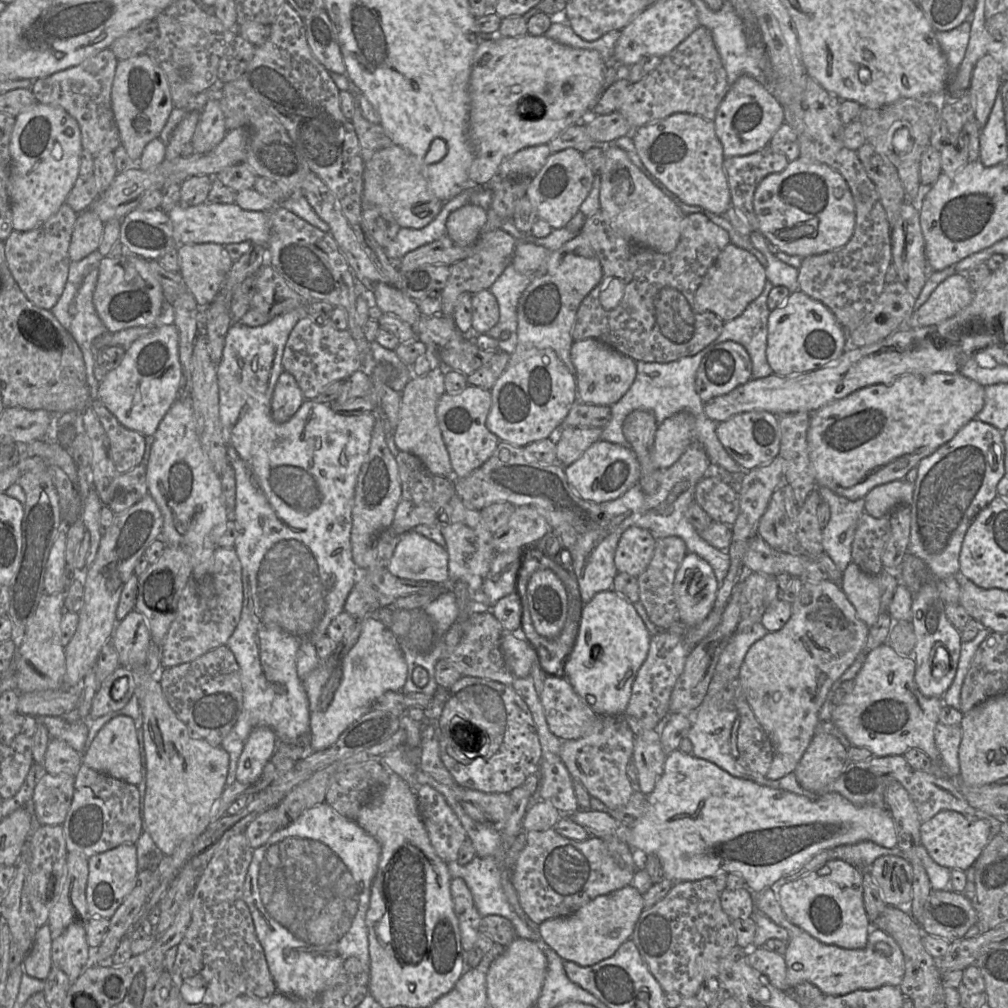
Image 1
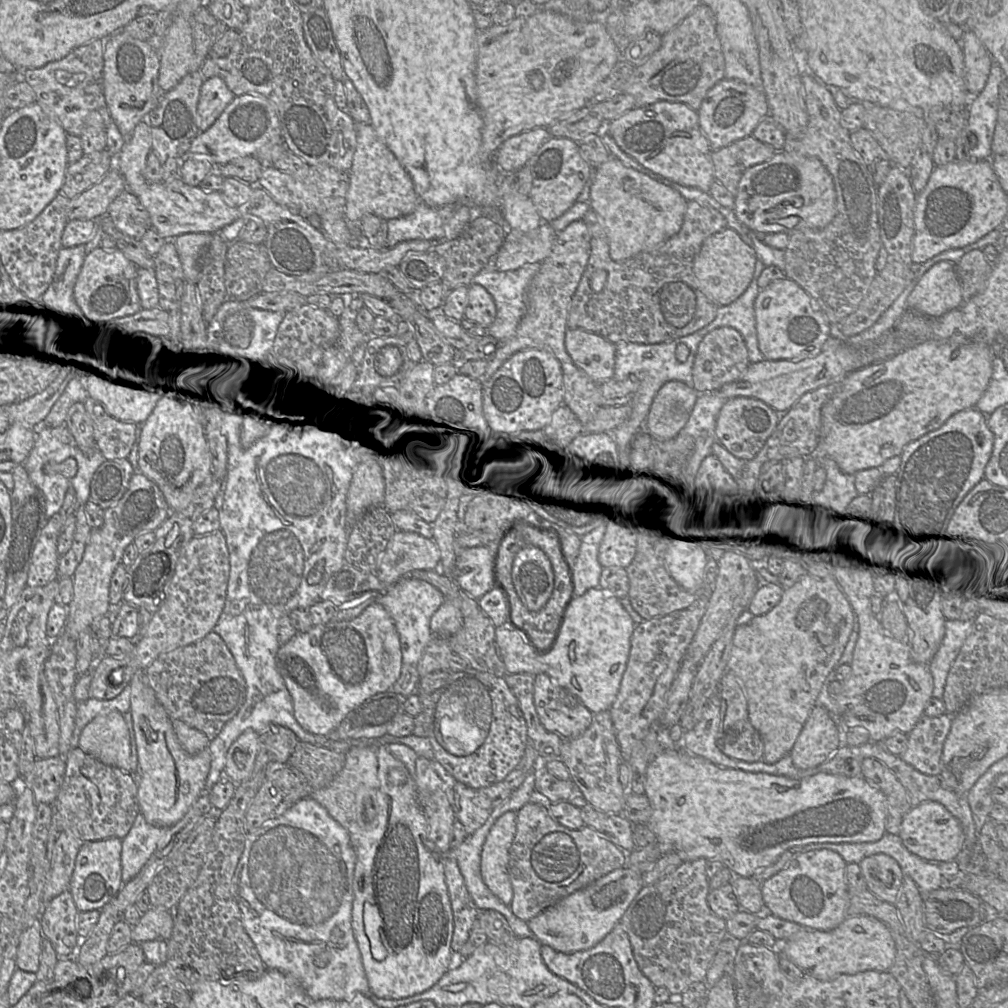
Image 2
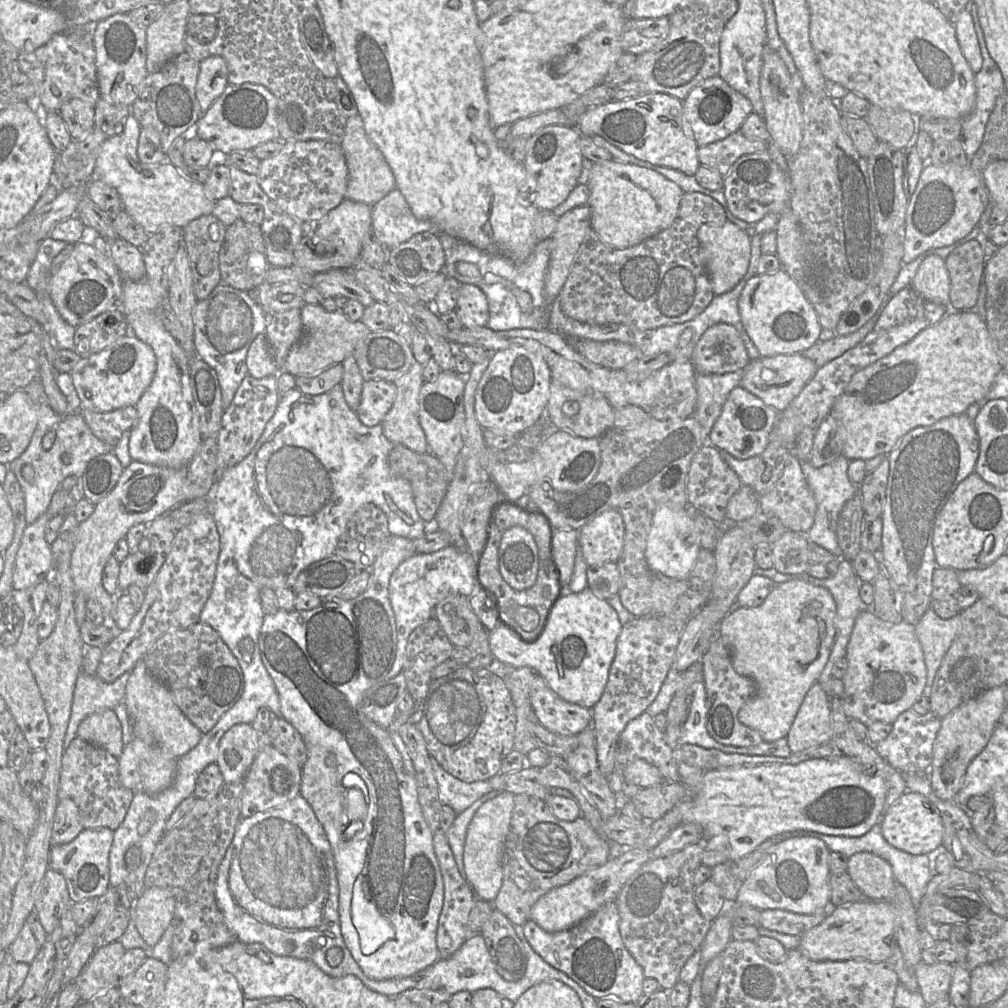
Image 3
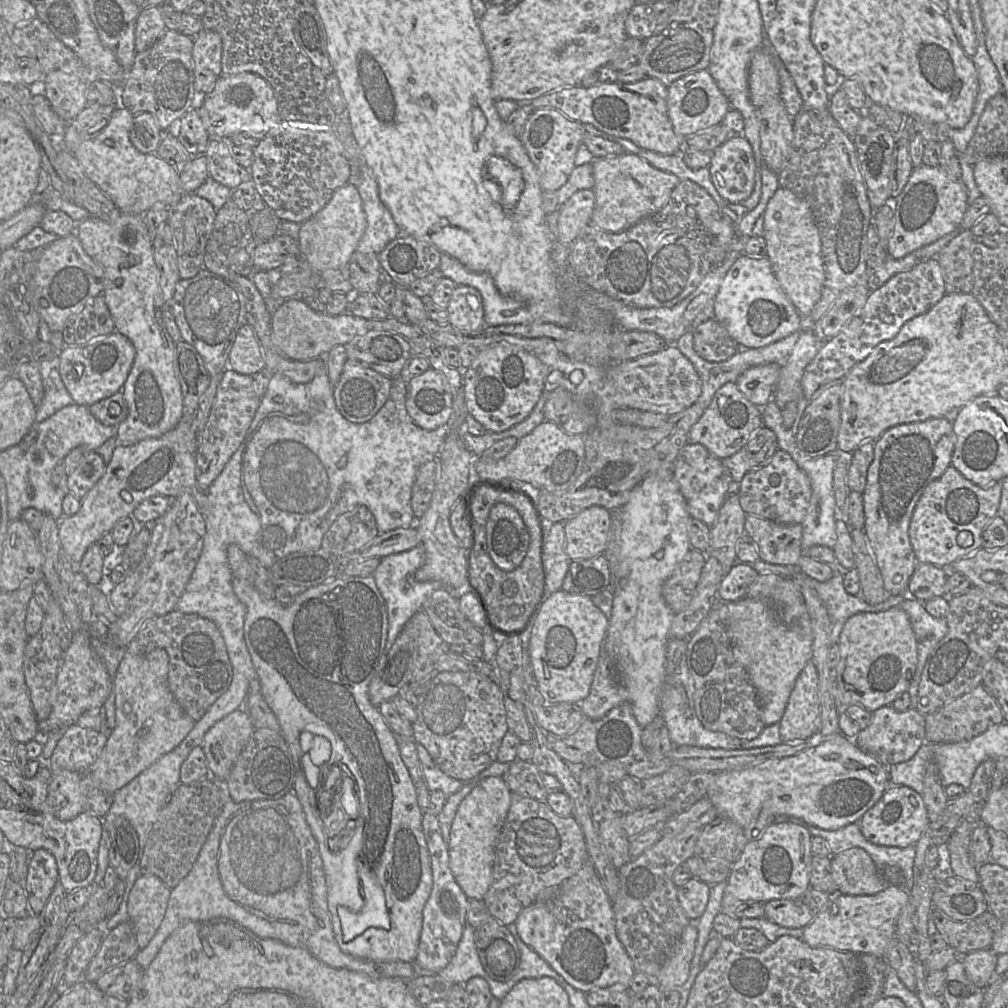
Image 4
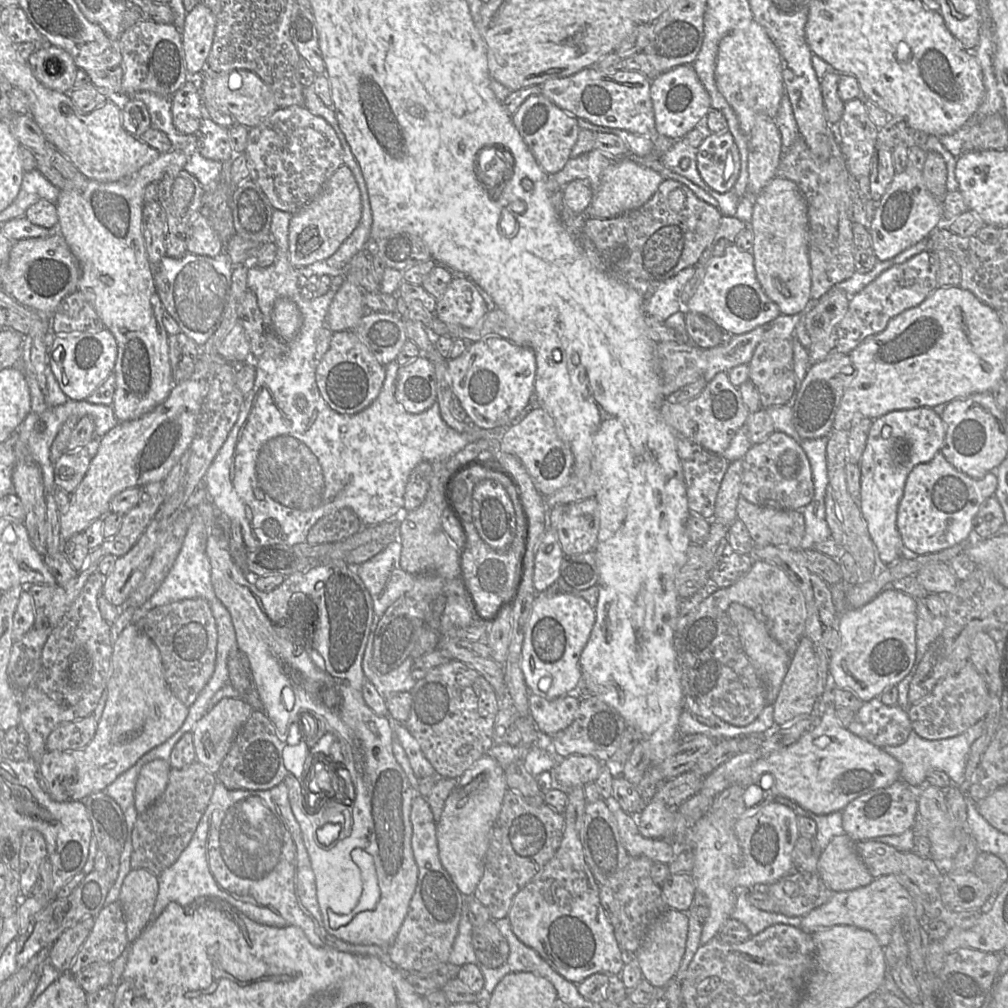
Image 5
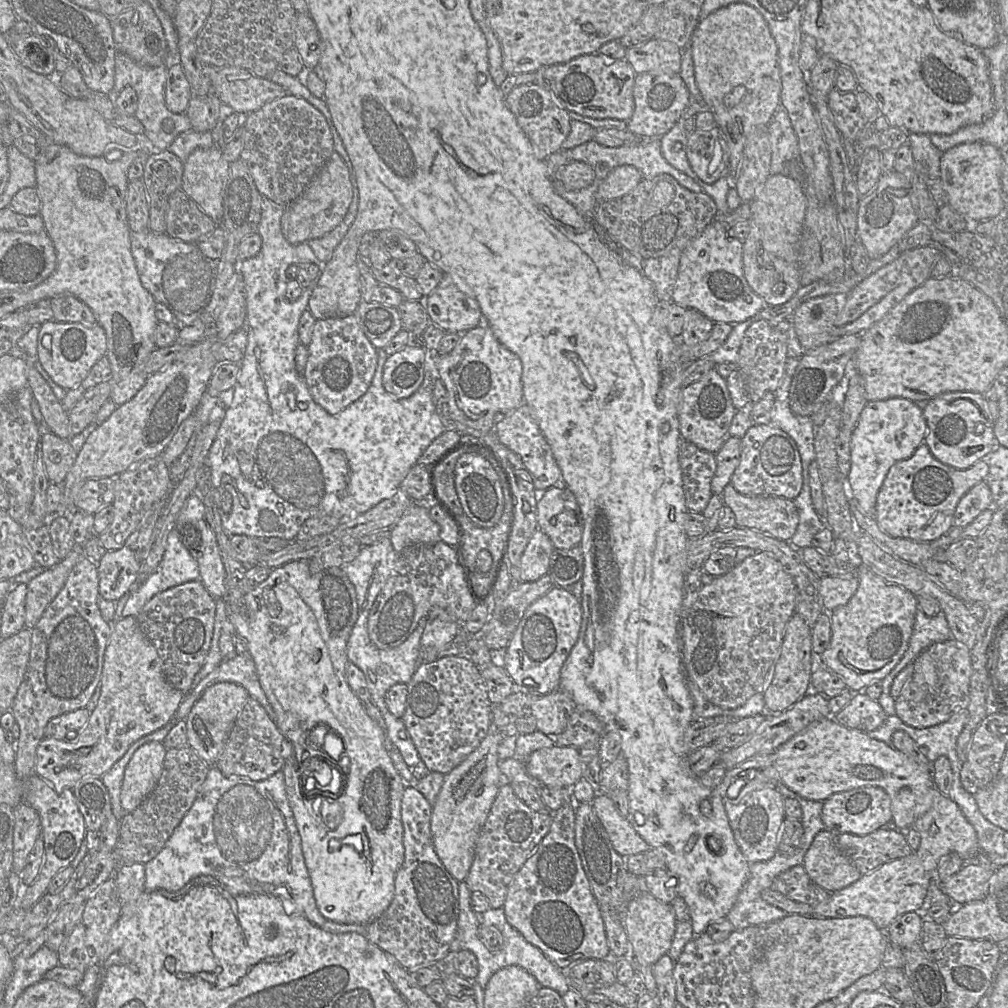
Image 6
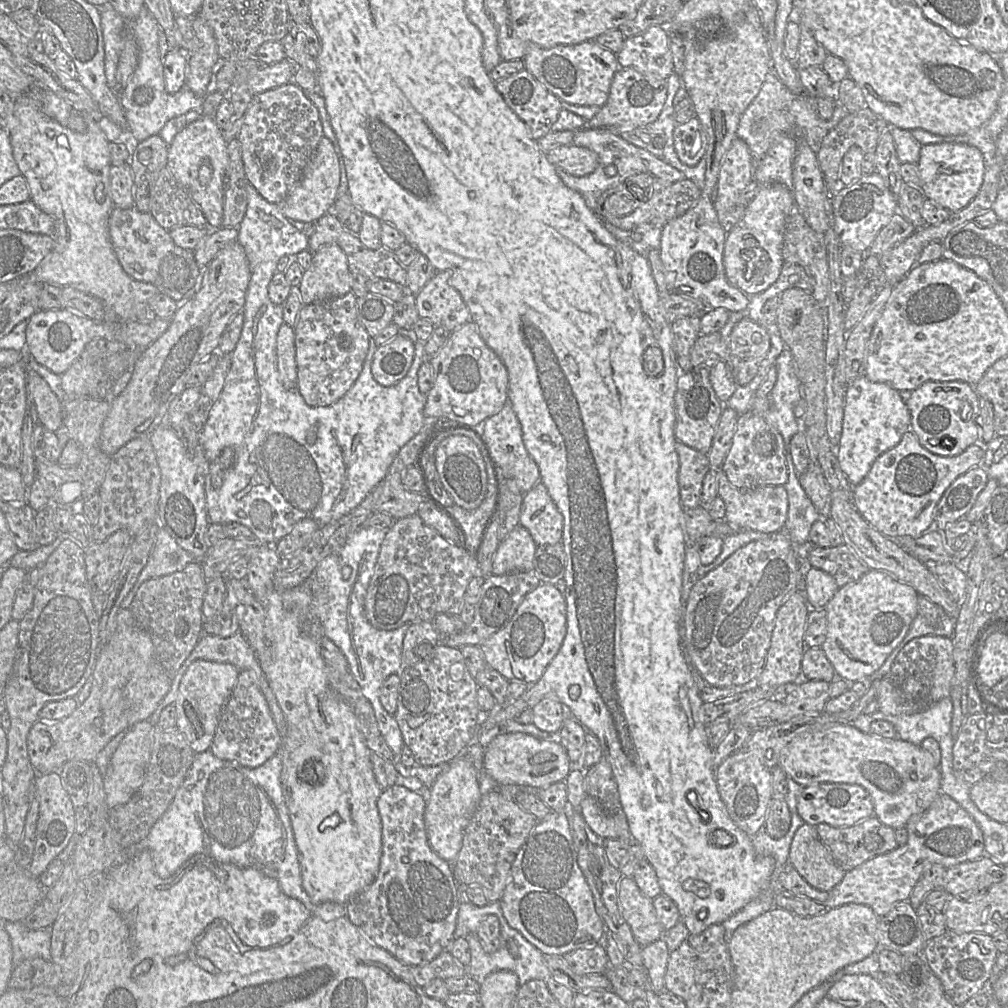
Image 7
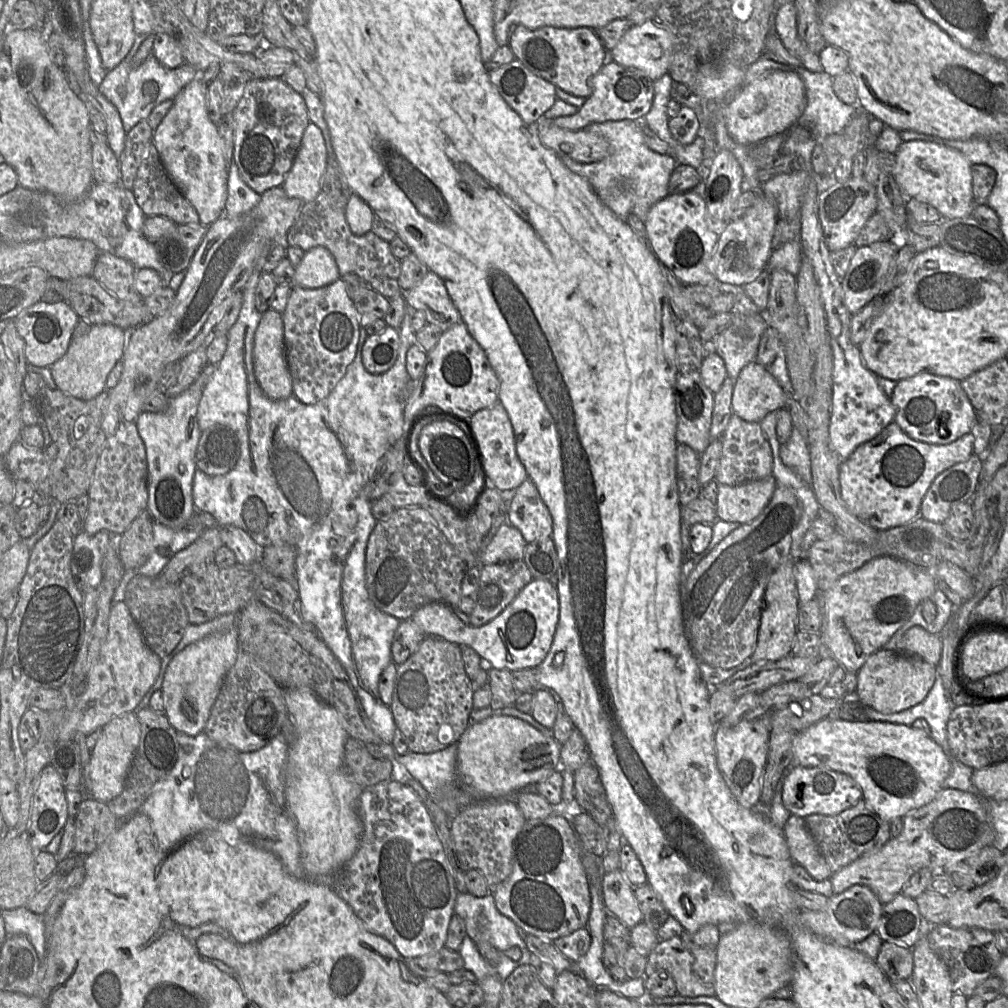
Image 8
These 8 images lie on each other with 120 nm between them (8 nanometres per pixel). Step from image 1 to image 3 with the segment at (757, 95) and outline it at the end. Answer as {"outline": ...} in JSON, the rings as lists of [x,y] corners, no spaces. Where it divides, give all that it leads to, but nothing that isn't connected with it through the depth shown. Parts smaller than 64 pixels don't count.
{"outline":[[[714,76],[693,88],[683,103],[683,120],[689,124],[699,147],[722,140],[739,131],[746,118],[753,113],[752,103],[732,89],[722,78]]]}

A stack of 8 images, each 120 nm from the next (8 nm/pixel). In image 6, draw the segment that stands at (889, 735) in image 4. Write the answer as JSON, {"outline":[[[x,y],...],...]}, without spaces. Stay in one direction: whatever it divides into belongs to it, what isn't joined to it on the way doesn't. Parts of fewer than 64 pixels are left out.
{"outline":[[[857,692],[853,693],[849,704],[832,718],[842,726],[869,733],[881,727],[887,716],[877,701]]]}

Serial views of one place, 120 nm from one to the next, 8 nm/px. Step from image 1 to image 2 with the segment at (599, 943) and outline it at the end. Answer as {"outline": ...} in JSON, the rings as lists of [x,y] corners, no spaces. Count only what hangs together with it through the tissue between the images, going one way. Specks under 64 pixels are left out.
{"outline":[[[625,866],[563,898],[527,923],[533,937],[542,945],[548,945],[563,953],[588,950],[602,941],[621,921],[643,886],[643,874]]]}

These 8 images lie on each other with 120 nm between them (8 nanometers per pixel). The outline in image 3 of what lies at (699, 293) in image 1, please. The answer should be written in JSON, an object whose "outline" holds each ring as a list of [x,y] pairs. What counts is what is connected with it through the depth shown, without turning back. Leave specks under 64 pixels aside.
{"outline":[[[727,220],[724,223],[702,224],[697,232],[702,261],[714,295],[731,291],[745,276],[751,257],[750,237],[737,225]]]}

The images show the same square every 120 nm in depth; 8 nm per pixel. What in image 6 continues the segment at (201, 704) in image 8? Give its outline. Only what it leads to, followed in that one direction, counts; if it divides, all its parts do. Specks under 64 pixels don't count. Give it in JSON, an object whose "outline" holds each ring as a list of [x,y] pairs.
{"outline":[[[218,682],[207,686],[189,711],[185,718],[188,745],[208,766],[216,764],[248,698],[244,687],[231,682]]]}

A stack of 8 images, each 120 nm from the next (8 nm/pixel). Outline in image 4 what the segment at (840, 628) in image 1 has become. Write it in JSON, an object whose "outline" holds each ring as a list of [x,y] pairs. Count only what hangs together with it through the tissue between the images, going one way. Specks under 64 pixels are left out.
{"outline":[[[795,583],[795,585],[799,587],[799,593],[802,596],[803,601],[801,601],[801,603],[794,603],[793,606],[785,606],[782,619],[778,619],[775,617],[771,609],[769,608],[766,600],[743,598],[734,602],[726,602],[726,607],[727,607],[726,631],[727,631],[729,641],[730,641],[732,653],[733,653],[735,661],[746,669],[751,679],[751,682],[756,689],[758,701],[759,701],[760,717],[765,726],[779,723],[779,721],[781,720],[784,714],[790,693],[793,689],[793,686],[795,684],[795,681],[798,675],[800,674],[801,670],[804,668],[806,663],[811,661],[813,657],[813,652],[812,652],[813,634],[812,634],[812,628],[811,628],[811,619],[810,619],[809,612],[805,604],[804,597],[801,593],[801,587],[798,583]]]}

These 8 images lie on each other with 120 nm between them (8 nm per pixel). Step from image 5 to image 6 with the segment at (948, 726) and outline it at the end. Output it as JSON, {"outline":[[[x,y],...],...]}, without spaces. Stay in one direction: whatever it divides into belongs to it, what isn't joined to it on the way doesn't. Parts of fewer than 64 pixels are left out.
{"outline":[[[955,639],[934,643],[922,651],[913,661],[914,672],[910,681],[895,698],[896,715],[907,725],[926,728],[949,720],[957,712],[967,709],[969,704],[970,679],[972,664],[970,649]]]}

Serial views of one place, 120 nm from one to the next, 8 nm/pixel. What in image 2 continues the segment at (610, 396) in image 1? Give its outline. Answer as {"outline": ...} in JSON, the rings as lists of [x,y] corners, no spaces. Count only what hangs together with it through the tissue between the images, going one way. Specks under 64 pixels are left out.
{"outline":[[[567,329],[565,347],[574,364],[594,383],[614,378],[615,344],[592,332]]]}

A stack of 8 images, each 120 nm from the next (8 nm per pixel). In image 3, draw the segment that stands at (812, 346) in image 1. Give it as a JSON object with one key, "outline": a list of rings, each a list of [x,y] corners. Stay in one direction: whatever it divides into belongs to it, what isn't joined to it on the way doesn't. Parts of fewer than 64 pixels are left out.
{"outline":[[[782,269],[751,277],[741,291],[738,309],[743,327],[761,357],[801,354],[819,341],[822,327],[815,309]]]}

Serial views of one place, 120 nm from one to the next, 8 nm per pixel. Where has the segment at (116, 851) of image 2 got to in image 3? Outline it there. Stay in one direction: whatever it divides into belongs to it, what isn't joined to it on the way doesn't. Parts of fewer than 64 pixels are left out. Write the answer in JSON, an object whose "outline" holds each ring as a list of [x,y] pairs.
{"outline":[[[108,828],[86,829],[71,842],[53,845],[49,852],[49,866],[64,877],[67,890],[74,903],[90,898],[100,898],[111,887],[109,853],[113,844],[114,831]]]}

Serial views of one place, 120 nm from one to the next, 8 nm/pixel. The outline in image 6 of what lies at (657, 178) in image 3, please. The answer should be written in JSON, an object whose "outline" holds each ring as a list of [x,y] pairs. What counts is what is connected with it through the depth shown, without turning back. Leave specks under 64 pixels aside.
{"outline":[[[629,165],[614,168],[600,184],[596,198],[597,202],[622,197],[634,190],[643,179],[640,172]]]}

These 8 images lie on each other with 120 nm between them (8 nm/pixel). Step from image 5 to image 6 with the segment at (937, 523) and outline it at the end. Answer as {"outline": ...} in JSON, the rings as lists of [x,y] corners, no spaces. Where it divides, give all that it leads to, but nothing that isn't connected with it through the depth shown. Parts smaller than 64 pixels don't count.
{"outline":[[[922,443],[913,455],[891,466],[878,492],[874,519],[894,538],[931,542],[953,527],[953,516],[959,500],[973,486],[985,481],[989,465],[979,460],[967,469],[956,469],[936,459]]]}

